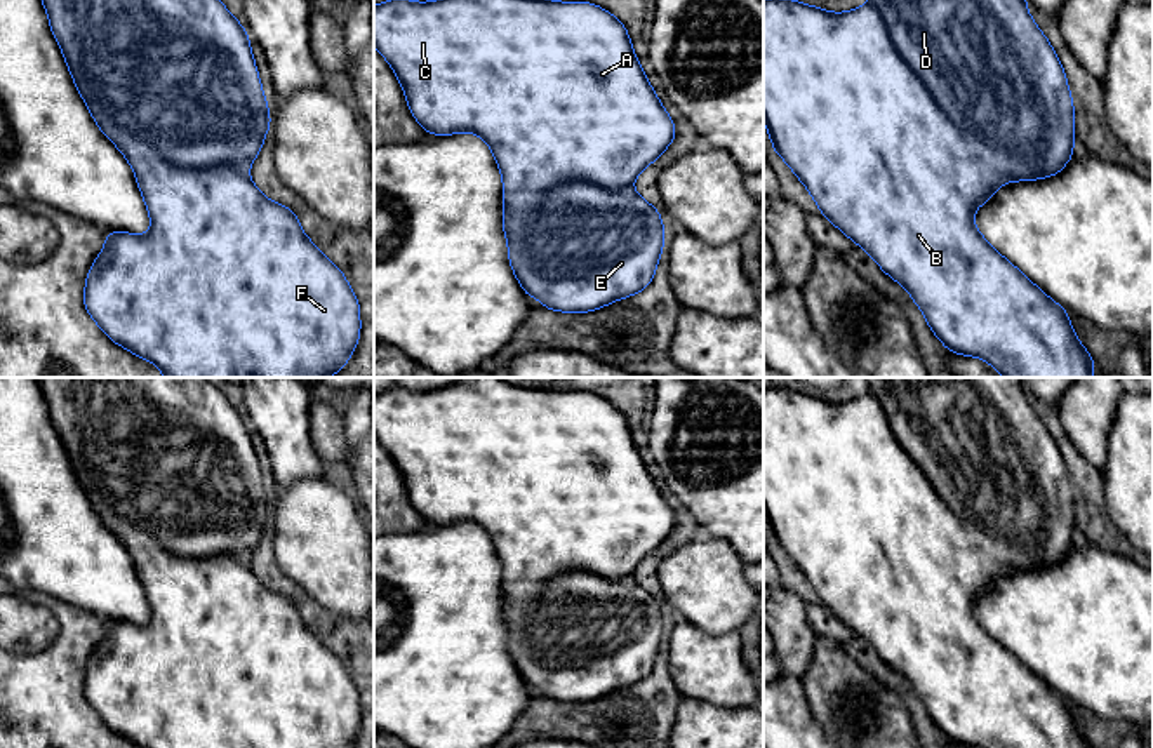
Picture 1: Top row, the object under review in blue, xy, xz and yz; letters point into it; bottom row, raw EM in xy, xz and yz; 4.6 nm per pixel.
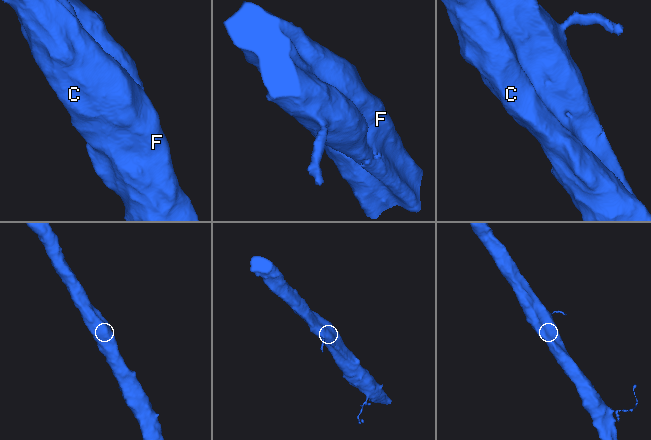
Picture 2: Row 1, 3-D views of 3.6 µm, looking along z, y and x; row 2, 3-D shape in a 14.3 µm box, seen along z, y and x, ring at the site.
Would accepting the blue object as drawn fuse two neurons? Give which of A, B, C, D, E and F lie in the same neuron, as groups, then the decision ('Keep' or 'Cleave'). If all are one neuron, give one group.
Groups: A B C D E F. Keep

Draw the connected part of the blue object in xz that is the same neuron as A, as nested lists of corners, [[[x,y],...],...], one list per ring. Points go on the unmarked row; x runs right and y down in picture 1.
[[[464,377],[433,391],[395,386],[374,395],[374,437],[390,452],[426,522],[471,522],[490,536],[503,567],[510,656],[529,687],[553,701],[586,703],[649,677],[664,637],[664,616],[659,600],[631,574],[673,532],[676,517],[614,404],[591,391],[513,386],[501,377]]]

